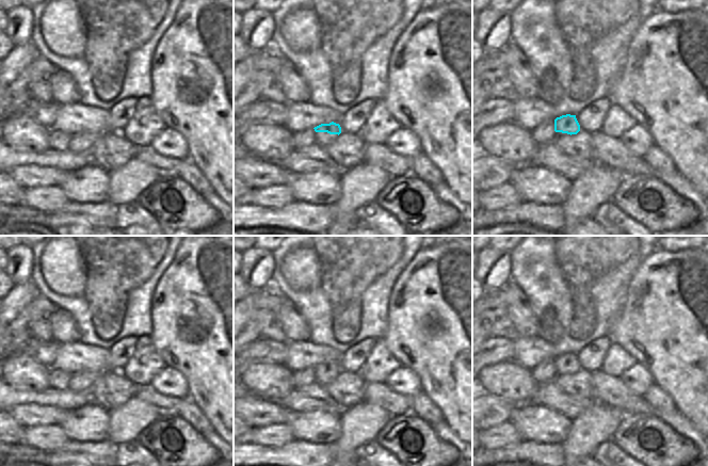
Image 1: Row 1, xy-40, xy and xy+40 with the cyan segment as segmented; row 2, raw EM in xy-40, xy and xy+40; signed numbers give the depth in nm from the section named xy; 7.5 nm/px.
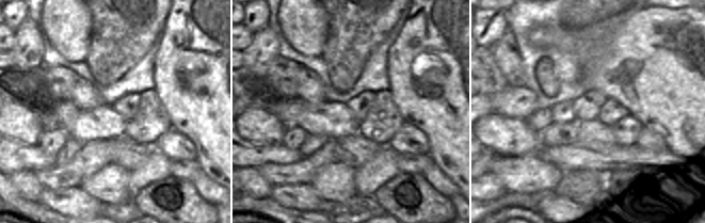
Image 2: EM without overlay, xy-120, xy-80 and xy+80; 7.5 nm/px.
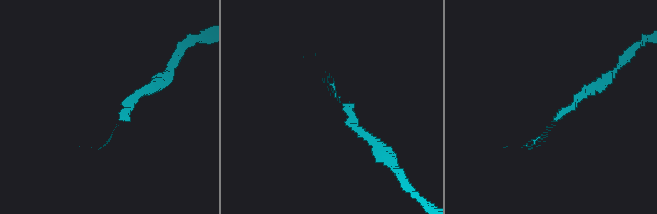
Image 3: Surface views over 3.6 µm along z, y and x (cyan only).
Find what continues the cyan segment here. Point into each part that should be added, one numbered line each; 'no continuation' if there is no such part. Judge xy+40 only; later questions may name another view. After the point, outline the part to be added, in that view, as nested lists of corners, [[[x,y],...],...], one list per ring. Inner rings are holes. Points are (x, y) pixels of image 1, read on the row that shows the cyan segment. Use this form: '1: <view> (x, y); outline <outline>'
1: xy+40 (544, 134); outline [[[554,119],[540,124],[531,131],[531,135],[540,147],[551,144],[557,138],[557,132],[554,131]]]

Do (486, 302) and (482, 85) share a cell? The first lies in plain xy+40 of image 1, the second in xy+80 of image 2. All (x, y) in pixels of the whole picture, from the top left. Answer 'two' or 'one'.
one

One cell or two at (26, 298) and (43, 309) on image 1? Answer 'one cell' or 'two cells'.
two cells

